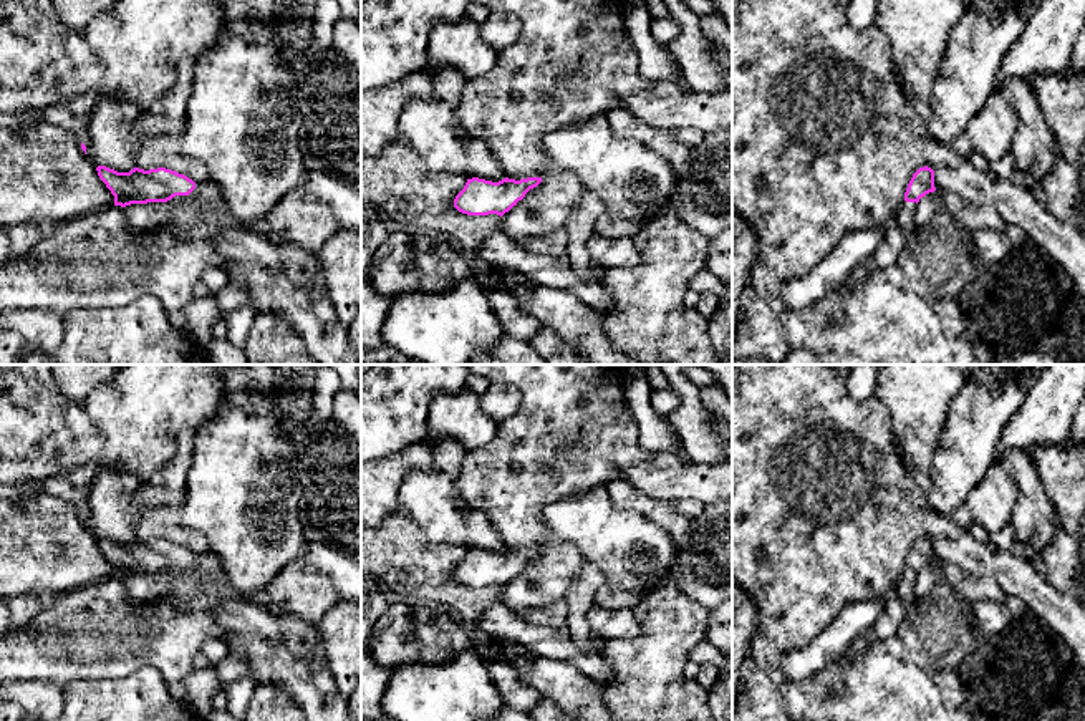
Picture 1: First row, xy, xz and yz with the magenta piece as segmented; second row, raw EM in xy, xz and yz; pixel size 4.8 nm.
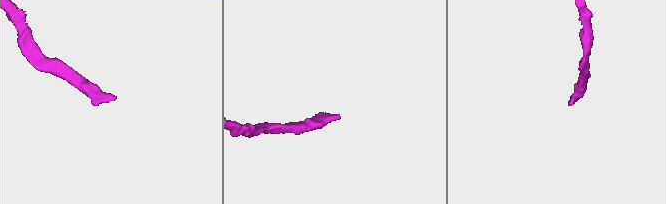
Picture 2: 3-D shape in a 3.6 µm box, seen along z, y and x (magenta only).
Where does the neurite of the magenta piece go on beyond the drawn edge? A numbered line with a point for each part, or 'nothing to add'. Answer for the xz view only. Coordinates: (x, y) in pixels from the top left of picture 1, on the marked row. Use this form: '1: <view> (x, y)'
nothing to add

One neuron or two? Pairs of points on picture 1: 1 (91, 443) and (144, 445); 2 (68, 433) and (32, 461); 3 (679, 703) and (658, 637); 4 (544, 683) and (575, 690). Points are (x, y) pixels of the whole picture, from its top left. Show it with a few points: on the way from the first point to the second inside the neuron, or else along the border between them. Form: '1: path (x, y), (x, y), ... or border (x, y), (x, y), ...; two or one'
1: border (83, 408), (103, 448), (73, 469); two
2: path (60, 436), (40, 453); one
3: path (663, 687), (658, 682), (658, 653); one
4: path (552, 683), (564, 683), (567, 687); one

